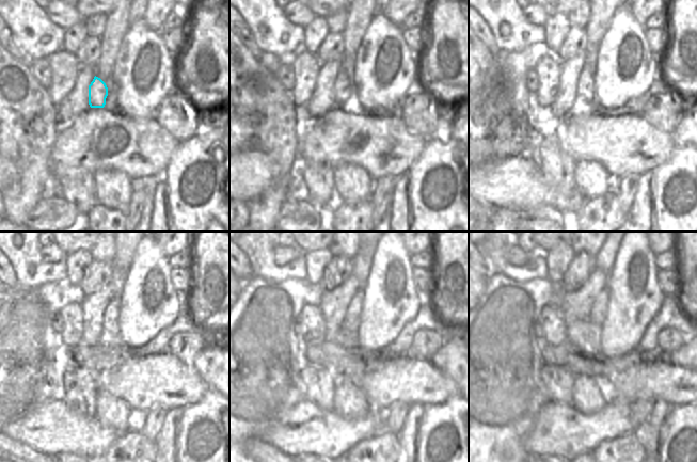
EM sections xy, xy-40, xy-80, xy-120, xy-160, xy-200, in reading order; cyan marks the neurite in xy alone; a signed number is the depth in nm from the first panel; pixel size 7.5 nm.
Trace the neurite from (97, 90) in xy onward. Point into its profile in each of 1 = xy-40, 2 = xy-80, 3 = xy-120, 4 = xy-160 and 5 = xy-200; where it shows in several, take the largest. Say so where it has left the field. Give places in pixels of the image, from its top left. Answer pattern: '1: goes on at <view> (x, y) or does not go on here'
1: goes on at xy-40 (342, 84)
2: goes on at xy-80 (586, 80)
3: goes on at xy-120 (109, 335)
4: goes on at xy-160 (351, 321)
5: goes on at xy-200 (599, 307)

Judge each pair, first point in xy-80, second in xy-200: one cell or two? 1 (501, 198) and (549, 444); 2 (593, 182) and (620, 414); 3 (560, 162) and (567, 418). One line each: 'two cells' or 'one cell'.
1: one cell
2: two cells
3: two cells

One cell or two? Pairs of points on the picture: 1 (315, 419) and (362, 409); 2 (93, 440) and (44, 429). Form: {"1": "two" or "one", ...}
{"1": "two", "2": "one"}

